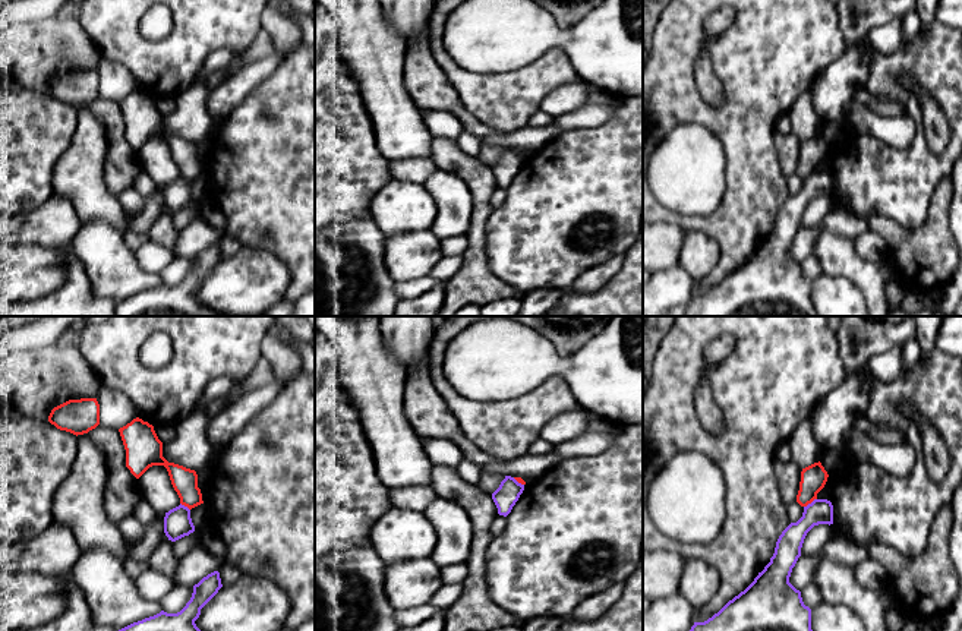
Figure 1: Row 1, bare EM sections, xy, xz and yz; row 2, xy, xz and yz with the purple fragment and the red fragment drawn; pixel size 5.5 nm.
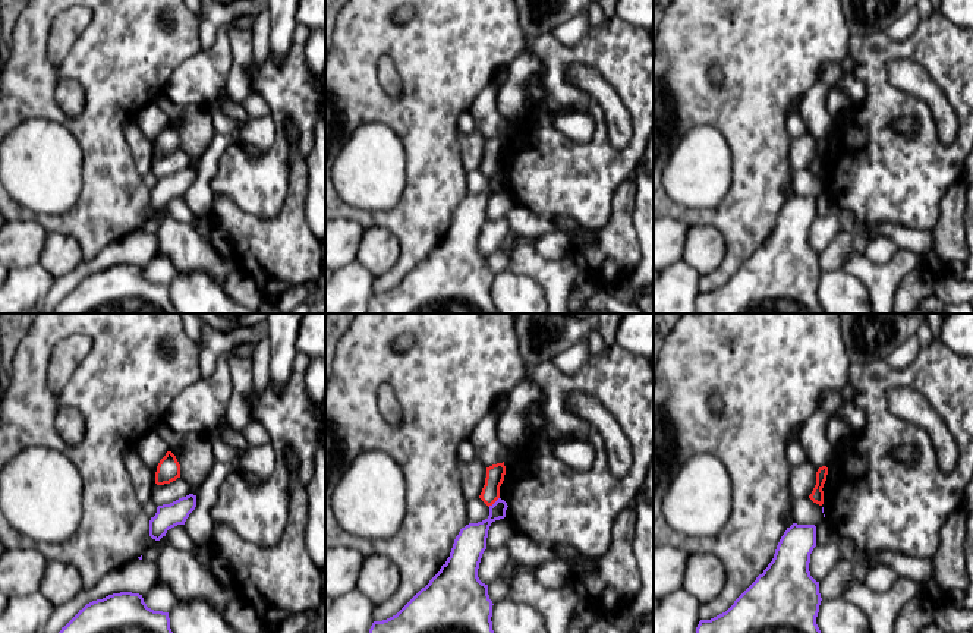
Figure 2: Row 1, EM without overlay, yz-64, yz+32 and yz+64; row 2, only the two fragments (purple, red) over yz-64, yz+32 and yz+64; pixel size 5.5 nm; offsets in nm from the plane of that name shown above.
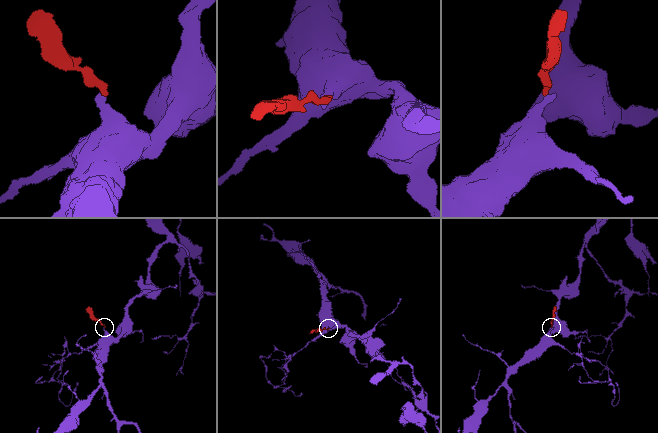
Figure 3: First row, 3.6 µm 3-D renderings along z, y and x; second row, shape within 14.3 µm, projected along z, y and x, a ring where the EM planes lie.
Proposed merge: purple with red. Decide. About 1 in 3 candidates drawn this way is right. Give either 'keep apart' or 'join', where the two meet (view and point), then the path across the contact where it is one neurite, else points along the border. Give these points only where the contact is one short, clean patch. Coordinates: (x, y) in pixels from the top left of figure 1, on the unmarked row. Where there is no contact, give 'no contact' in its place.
keep apart; meets purple in yz at (811, 174); border along yz (816, 170), (804, 179)

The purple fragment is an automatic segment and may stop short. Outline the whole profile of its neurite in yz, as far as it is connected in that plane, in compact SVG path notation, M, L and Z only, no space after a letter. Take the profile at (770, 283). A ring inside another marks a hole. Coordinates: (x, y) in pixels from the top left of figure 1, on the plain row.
M814 171L804 179L802 189L779 208L764 242L717 285L704 294L694 294L684 316L820 316L811 302L811 281L804 277L801 264L789 255L804 211L819 196L833 196L833 177L827 171Z

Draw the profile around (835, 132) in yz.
M843 117L840 120L821 122L820 135L829 148L845 148L854 126Z

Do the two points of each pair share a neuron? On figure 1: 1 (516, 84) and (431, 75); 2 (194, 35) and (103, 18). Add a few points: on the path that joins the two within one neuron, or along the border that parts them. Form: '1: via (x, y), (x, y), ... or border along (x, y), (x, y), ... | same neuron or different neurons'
1: border along (431, 46), (437, 65), (457, 92), (463, 107) | different neurons
2: via (172, 50), (135, 50), (125, 40) | same neuron

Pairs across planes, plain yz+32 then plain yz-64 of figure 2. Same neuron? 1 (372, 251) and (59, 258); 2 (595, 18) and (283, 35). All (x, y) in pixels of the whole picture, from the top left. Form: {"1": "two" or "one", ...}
{"1": "one", "2": "two"}

